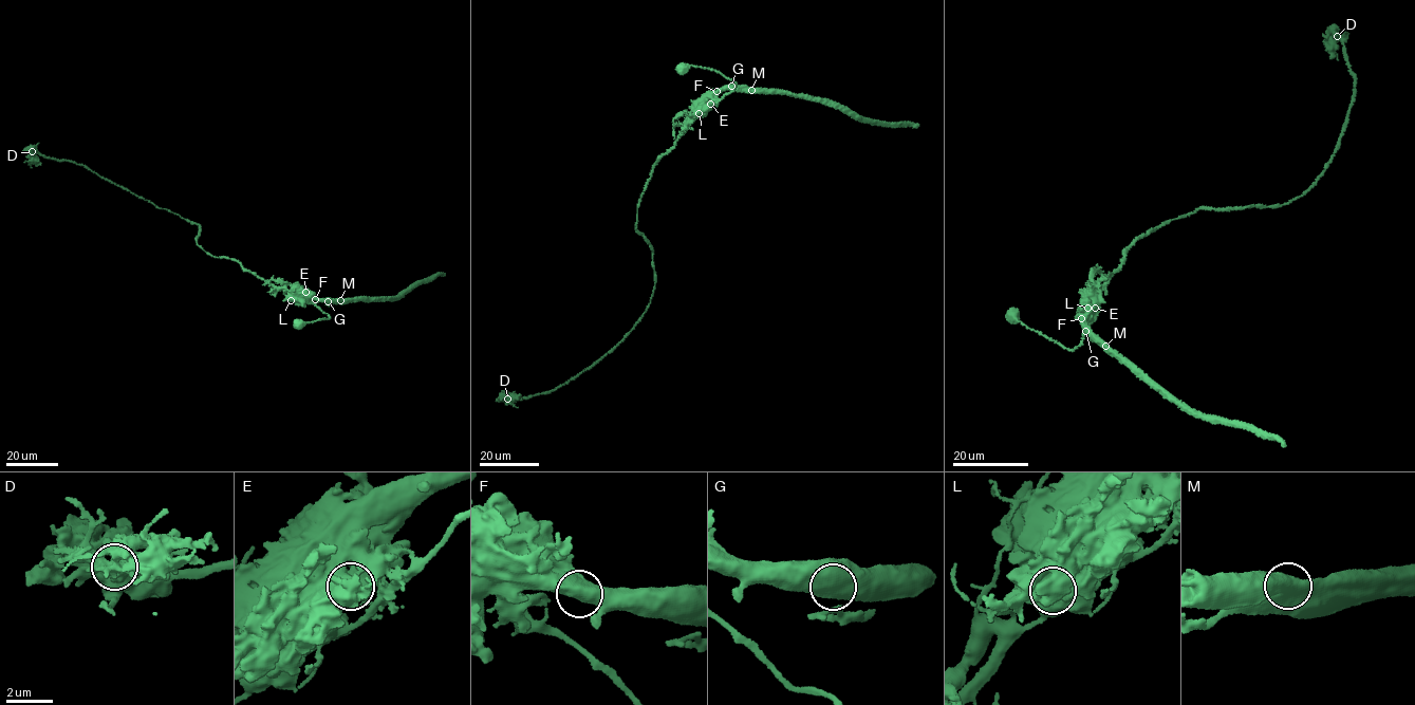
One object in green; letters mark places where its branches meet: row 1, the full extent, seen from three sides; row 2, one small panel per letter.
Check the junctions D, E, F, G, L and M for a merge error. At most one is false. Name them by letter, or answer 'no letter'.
E

